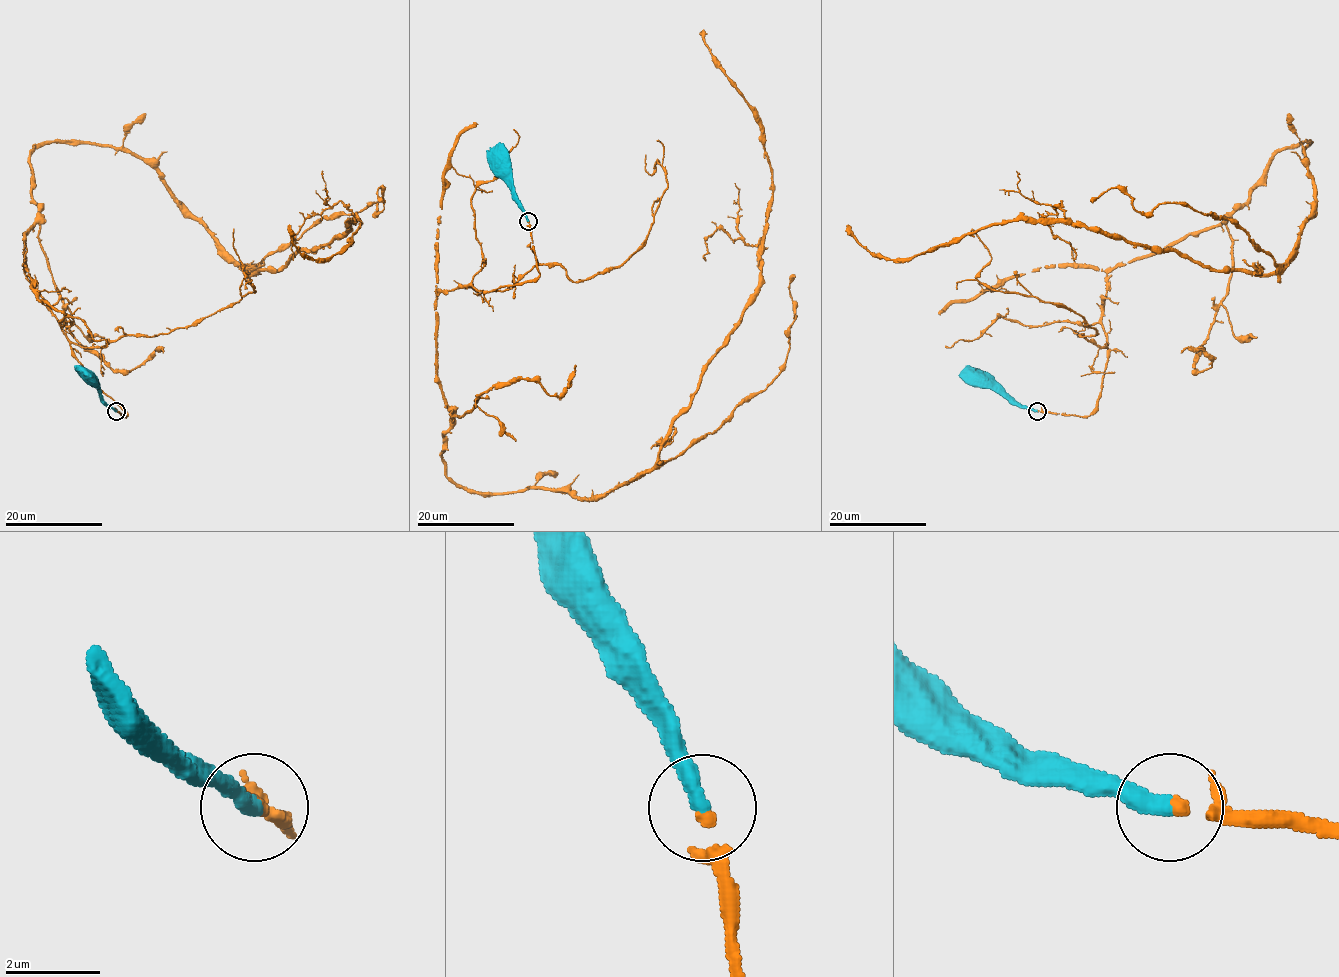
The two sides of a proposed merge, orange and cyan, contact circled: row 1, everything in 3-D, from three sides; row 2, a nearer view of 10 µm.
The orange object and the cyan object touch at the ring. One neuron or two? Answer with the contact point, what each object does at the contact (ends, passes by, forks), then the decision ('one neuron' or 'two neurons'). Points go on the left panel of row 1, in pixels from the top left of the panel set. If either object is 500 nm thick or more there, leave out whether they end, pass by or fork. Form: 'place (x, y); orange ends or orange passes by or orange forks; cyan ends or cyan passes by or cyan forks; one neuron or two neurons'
place (116, 411); orange ends; cyan ends; one neuron

